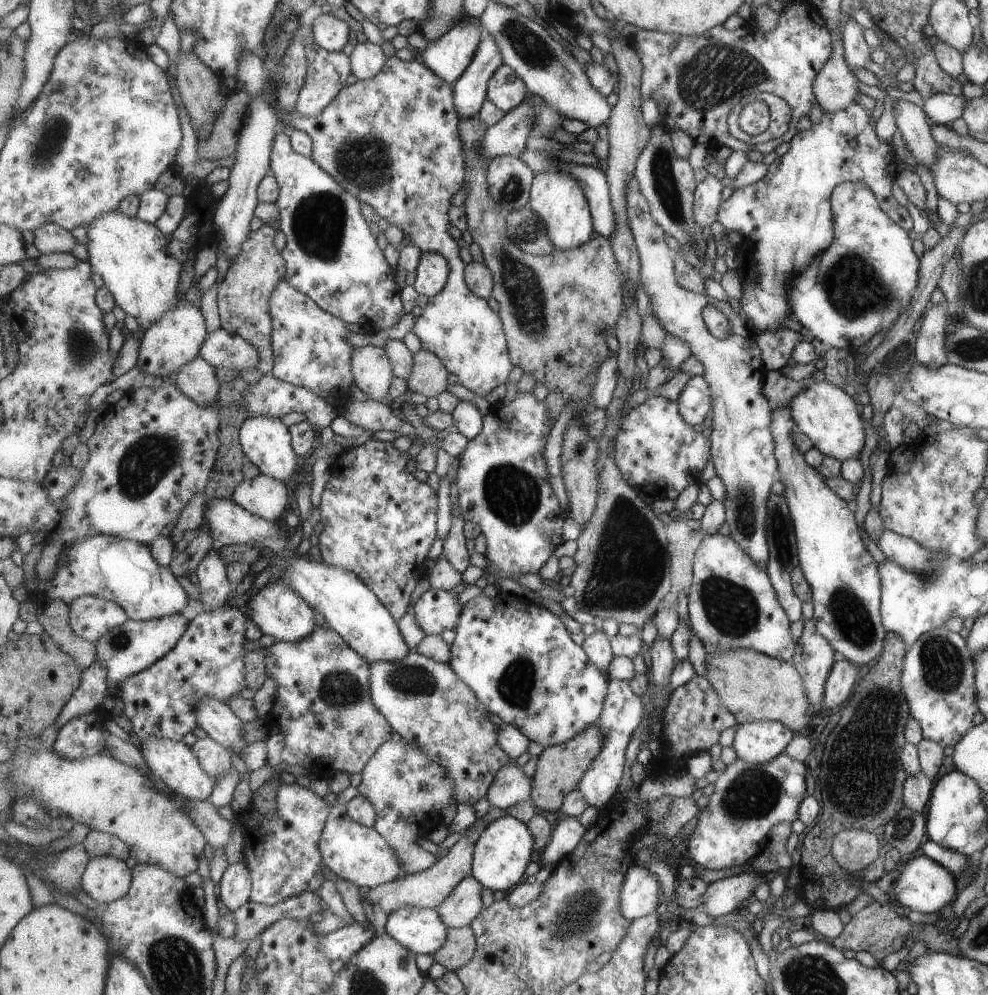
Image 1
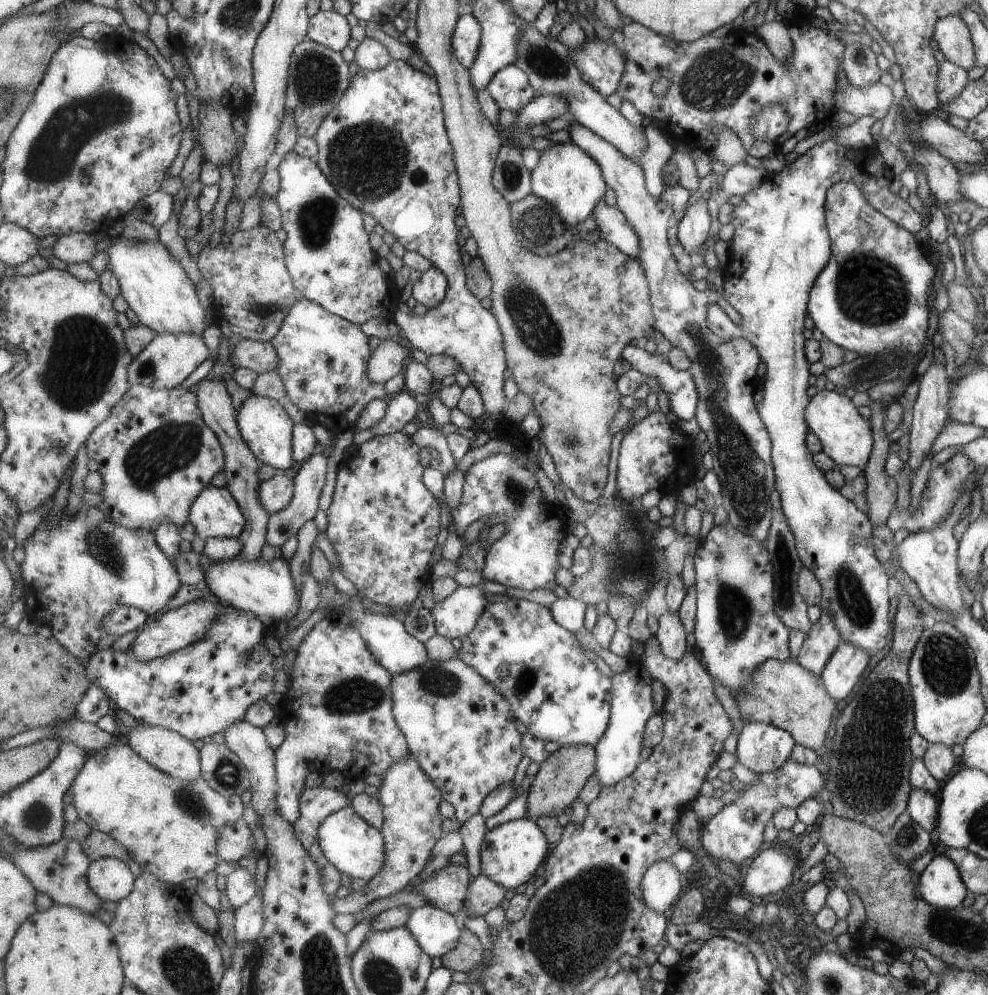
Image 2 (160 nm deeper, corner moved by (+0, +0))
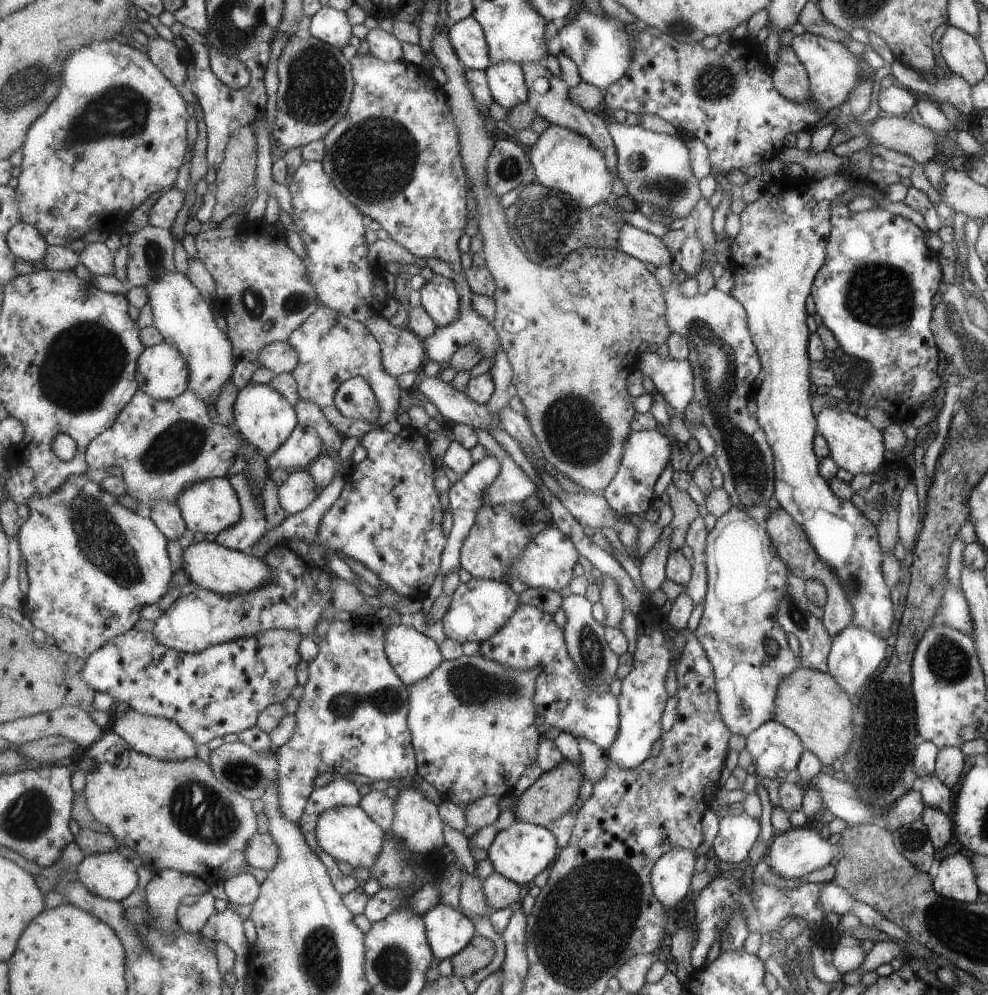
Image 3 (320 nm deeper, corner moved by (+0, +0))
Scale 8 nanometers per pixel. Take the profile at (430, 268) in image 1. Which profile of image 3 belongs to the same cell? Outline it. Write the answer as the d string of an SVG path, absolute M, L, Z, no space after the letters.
M435 275L420 289L424 310L439 327L446 327L460 319L462 296L455 288L455 280Z

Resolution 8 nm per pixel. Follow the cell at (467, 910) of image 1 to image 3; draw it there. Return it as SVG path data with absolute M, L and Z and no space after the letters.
M494 872L484 881L484 891L488 903L493 911L500 908L507 908L521 900L525 894L525 888L517 882L509 880L503 873Z

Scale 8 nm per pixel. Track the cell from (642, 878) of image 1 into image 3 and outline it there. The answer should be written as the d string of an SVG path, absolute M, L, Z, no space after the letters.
M677 847L667 851L654 864L650 872L651 888L663 907L679 902L689 894L687 890L695 859L693 852Z

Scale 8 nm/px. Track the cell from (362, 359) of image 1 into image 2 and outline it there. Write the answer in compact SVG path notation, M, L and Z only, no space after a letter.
M385 339L371 354L367 376L373 384L385 384L397 374L403 374L406 361L411 358L409 345L404 339Z

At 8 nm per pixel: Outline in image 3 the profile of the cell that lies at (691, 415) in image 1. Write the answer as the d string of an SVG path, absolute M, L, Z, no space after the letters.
M646 351L638 356L637 368L649 376L655 390L660 392L667 406L676 410L677 414L684 410L692 399L693 373L687 359L661 360L655 353Z

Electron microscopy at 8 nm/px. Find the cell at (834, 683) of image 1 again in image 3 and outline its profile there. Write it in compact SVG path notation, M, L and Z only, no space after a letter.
M849 623L832 638L830 651L826 658L827 674L834 677L835 682L849 695L855 694L861 684L879 668L885 660L885 638L871 632L870 629Z

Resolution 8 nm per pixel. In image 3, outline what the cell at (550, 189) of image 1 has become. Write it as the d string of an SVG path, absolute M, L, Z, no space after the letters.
M556 124L547 127L538 137L534 137L529 157L535 170L535 180L547 188L559 189L566 192L576 202L581 203L583 208L594 207L596 204L605 202L607 198L614 197L616 174L608 167L605 153L600 148L597 148L594 142L588 139L588 136L583 136L572 128Z

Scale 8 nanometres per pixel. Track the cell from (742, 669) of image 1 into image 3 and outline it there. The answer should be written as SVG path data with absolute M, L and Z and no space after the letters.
M801 666L795 667L795 670L778 684L777 699L774 700L777 711L774 712L773 720L798 733L805 750L812 752L825 770L831 766L833 760L843 757L847 750L851 750L851 738L853 738L853 732L851 732L851 702L847 700L847 695L831 675Z

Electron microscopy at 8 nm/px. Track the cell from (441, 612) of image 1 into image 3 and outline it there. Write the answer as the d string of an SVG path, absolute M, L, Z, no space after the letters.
M472 577L467 583L461 583L452 596L452 603L443 620L444 632L449 639L465 642L482 643L499 632L522 604L511 582L497 579Z

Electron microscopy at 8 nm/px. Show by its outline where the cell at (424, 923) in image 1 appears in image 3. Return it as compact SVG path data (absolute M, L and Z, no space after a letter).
M441 903L424 916L428 939L434 955L441 962L461 952L474 938L474 920L461 908Z

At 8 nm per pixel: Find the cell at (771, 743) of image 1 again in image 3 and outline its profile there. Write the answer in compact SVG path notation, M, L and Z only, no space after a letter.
M771 720L745 737L744 749L751 757L757 776L781 780L795 770L805 746L798 733Z

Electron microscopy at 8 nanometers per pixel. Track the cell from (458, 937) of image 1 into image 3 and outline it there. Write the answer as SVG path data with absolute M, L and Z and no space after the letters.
M475 935L475 938L461 952L452 957L454 974L471 978L477 970L489 966L493 958L495 958L495 941Z

